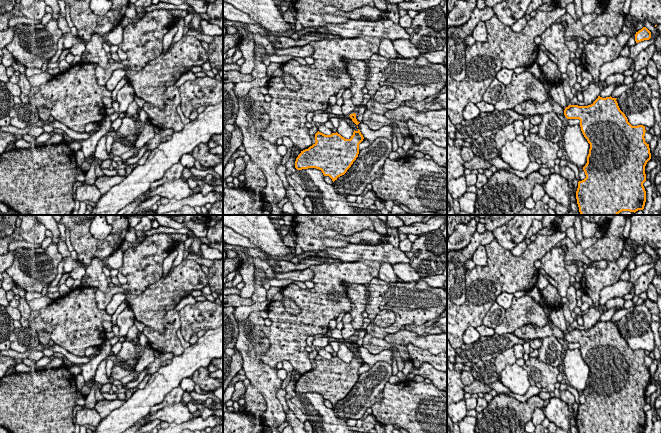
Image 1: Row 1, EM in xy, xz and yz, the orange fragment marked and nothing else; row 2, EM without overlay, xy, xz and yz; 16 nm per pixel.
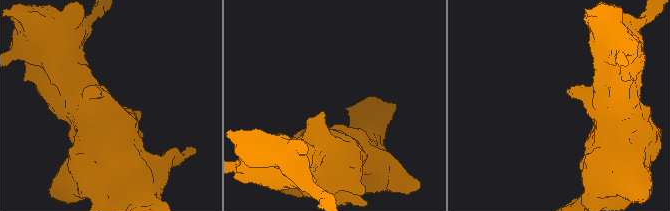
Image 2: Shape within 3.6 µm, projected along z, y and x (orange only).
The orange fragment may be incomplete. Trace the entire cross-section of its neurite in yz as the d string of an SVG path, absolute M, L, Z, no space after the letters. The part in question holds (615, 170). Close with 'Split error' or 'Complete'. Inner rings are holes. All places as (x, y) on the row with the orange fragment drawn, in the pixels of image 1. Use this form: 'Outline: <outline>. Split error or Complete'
Outline: M598 98L588 106L569 105L563 109L553 99L543 103L535 103L532 100L523 101L514 107L514 111L521 115L540 115L554 112L557 115L564 114L567 119L579 119L584 137L590 144L587 163L583 167L586 178L578 182L576 199L581 215L618 215L622 211L636 212L643 210L646 202L646 191L643 183L646 181L645 166L651 159L649 144L645 142L645 126L632 126L625 114L620 110L617 98Z. Split error

